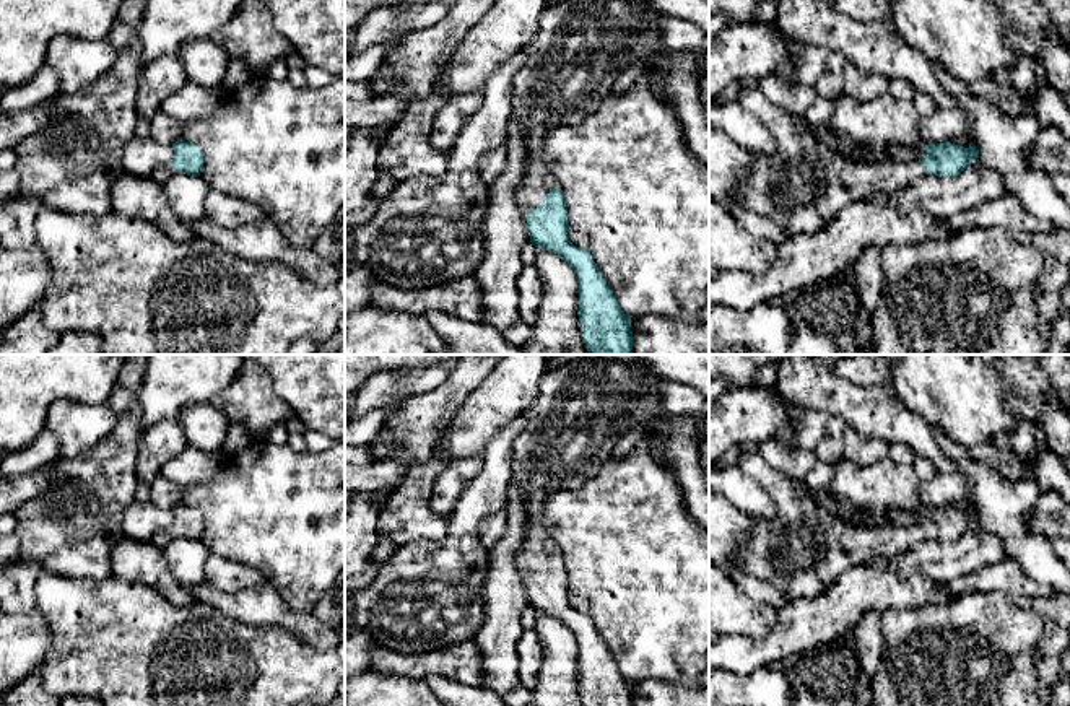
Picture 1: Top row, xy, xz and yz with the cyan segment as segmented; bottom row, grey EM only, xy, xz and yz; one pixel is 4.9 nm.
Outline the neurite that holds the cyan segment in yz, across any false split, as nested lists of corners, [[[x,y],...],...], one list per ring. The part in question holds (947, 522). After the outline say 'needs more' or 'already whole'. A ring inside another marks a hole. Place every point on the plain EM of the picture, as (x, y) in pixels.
[[[742,451],[737,465],[758,480],[774,503],[771,519],[751,517],[751,534],[738,547],[738,566],[748,576],[779,586],[789,599],[818,597],[850,568],[875,558],[896,556],[925,538],[958,540],[979,522],[974,508],[964,512],[943,506],[922,509],[925,521],[919,525],[854,527],[833,517],[810,493],[797,490],[792,477],[771,467],[758,452]]]; needs more

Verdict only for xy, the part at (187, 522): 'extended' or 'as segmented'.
extended

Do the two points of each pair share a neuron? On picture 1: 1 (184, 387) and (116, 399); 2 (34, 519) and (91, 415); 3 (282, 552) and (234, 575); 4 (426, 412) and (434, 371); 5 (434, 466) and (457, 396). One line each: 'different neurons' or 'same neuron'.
1: different neurons
2: different neurons
3: different neurons
4: different neurons
5: different neurons

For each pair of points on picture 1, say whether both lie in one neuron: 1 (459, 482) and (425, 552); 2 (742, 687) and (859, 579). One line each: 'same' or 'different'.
1: different
2: different

